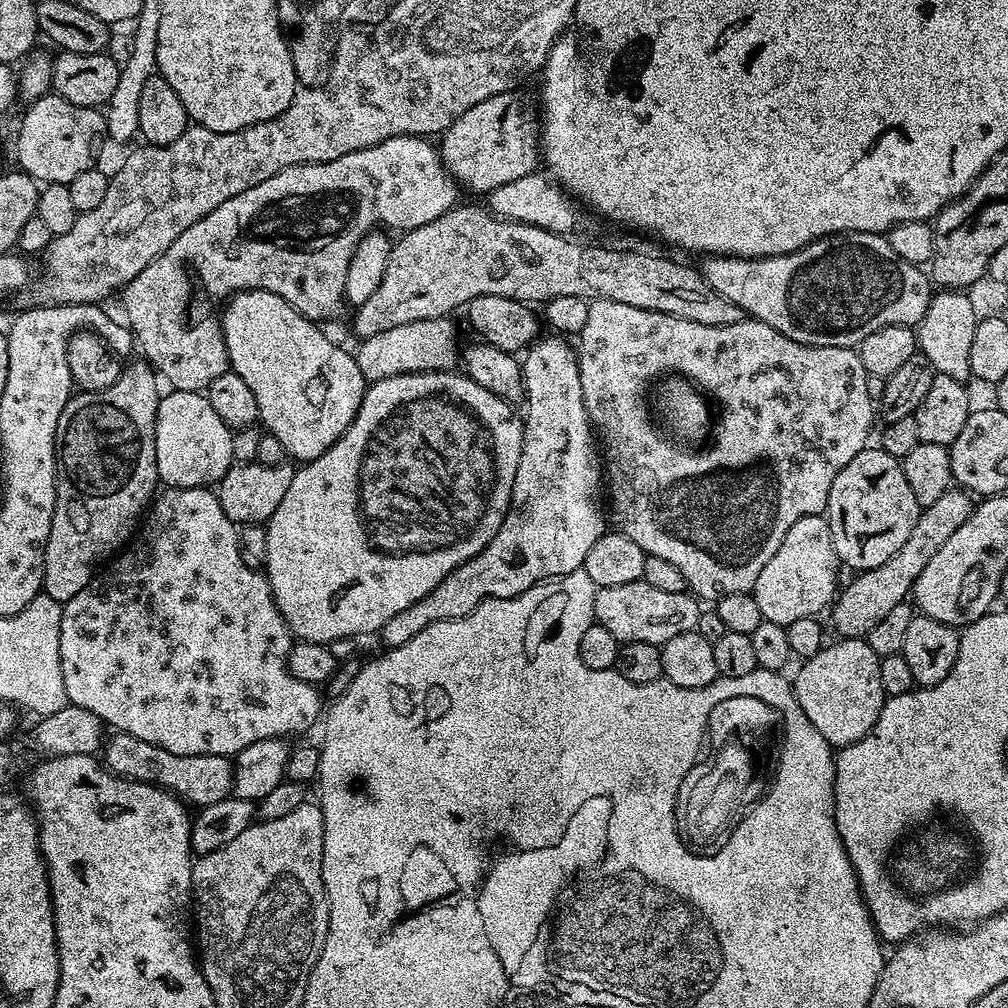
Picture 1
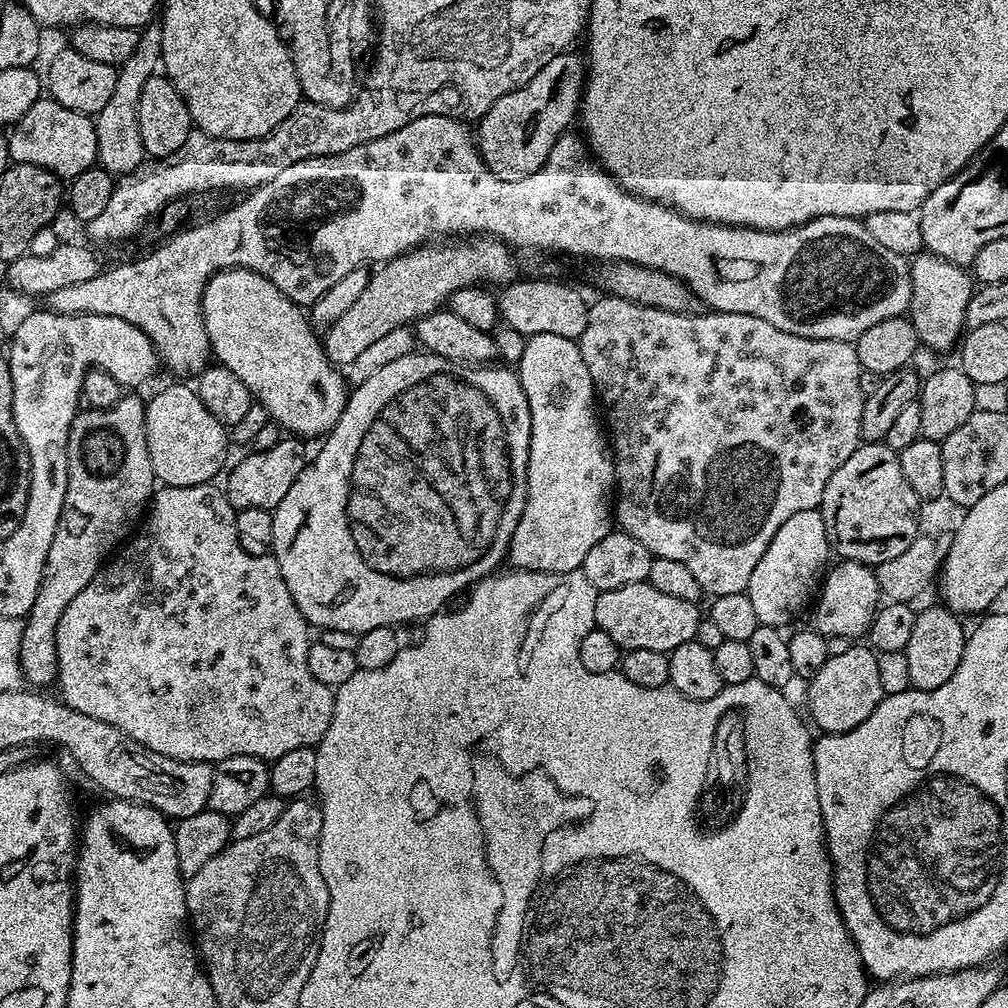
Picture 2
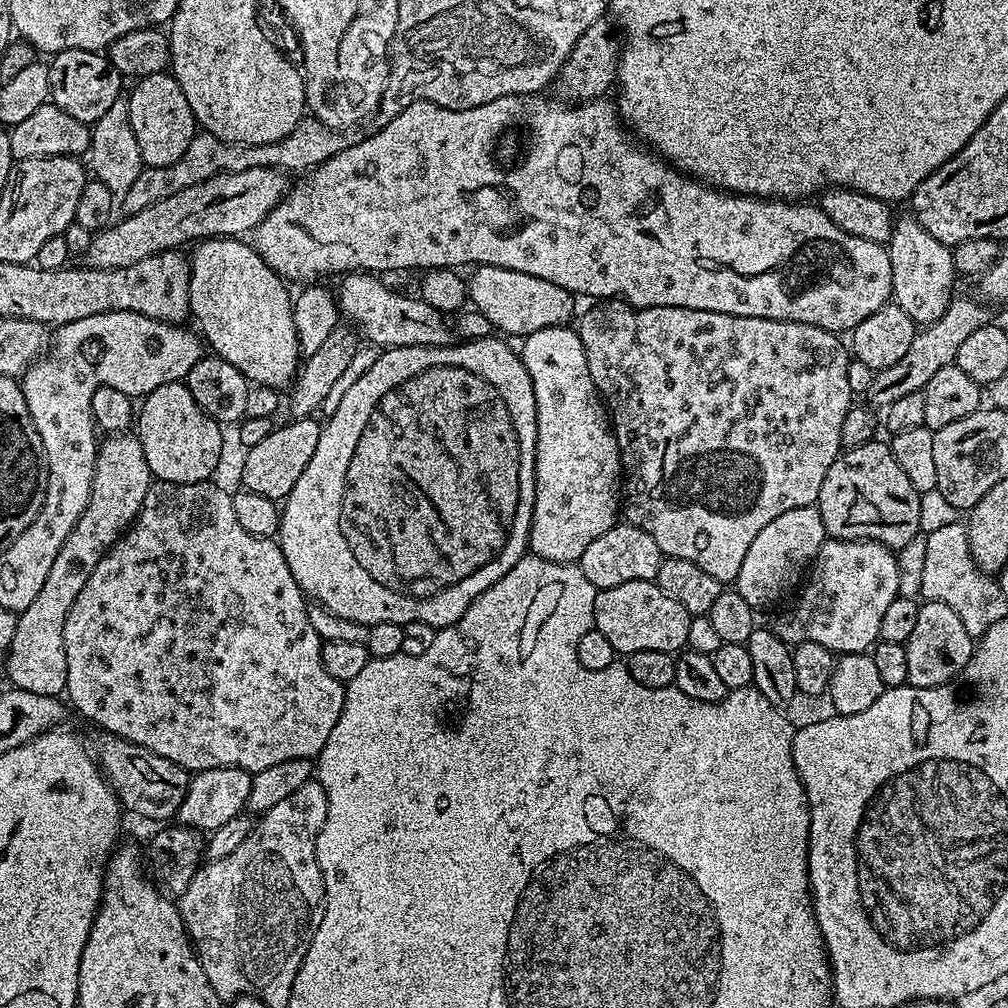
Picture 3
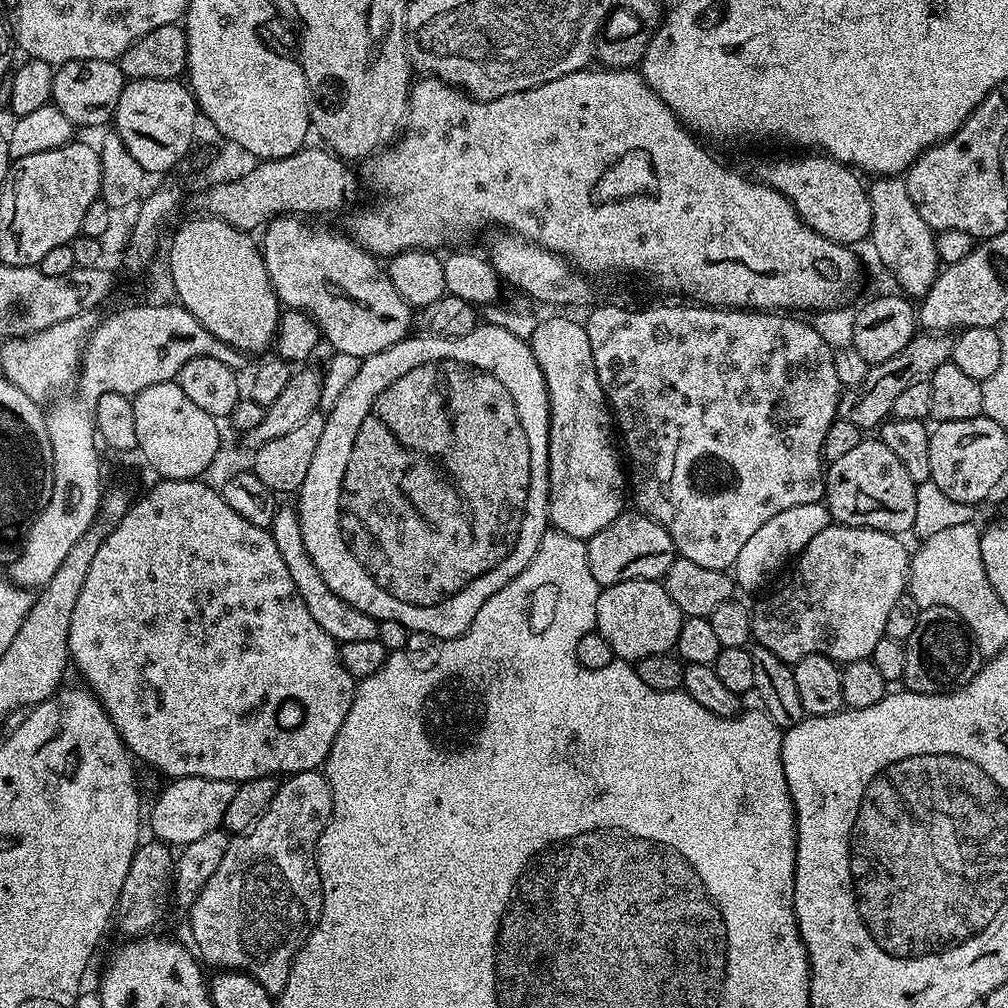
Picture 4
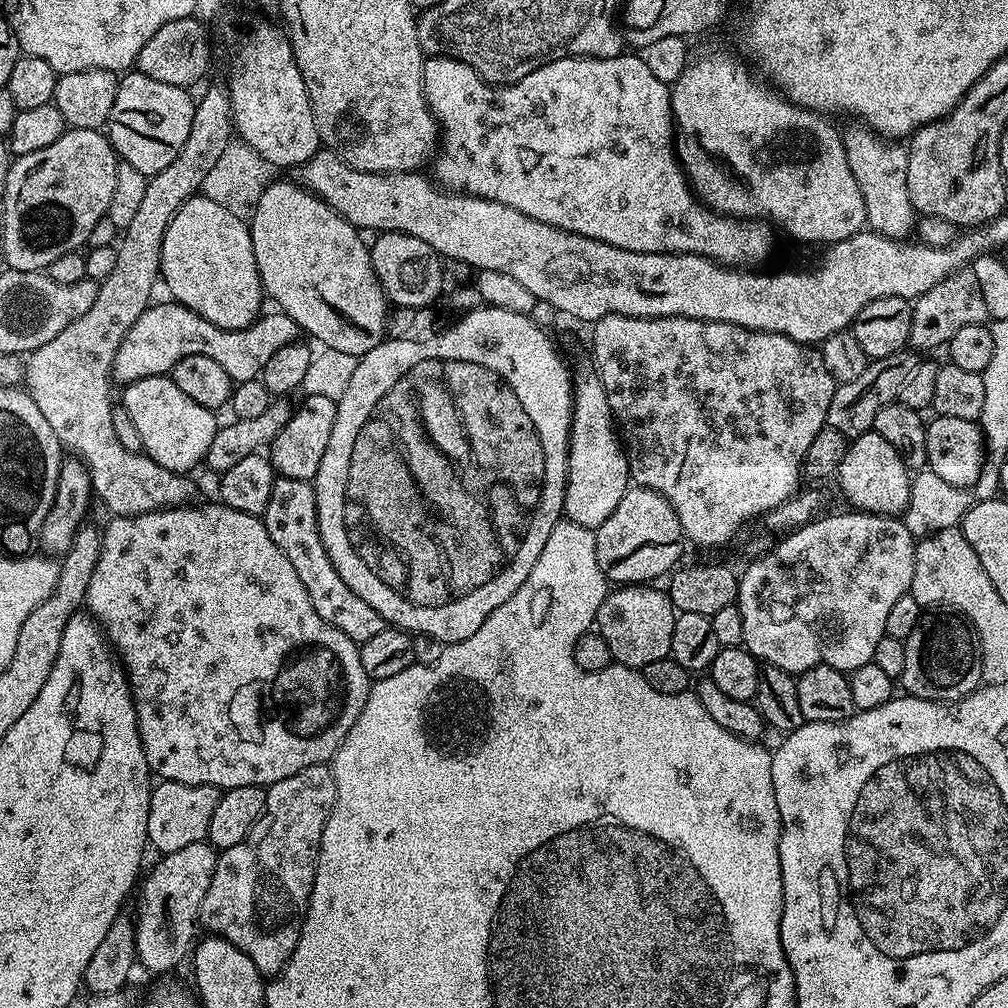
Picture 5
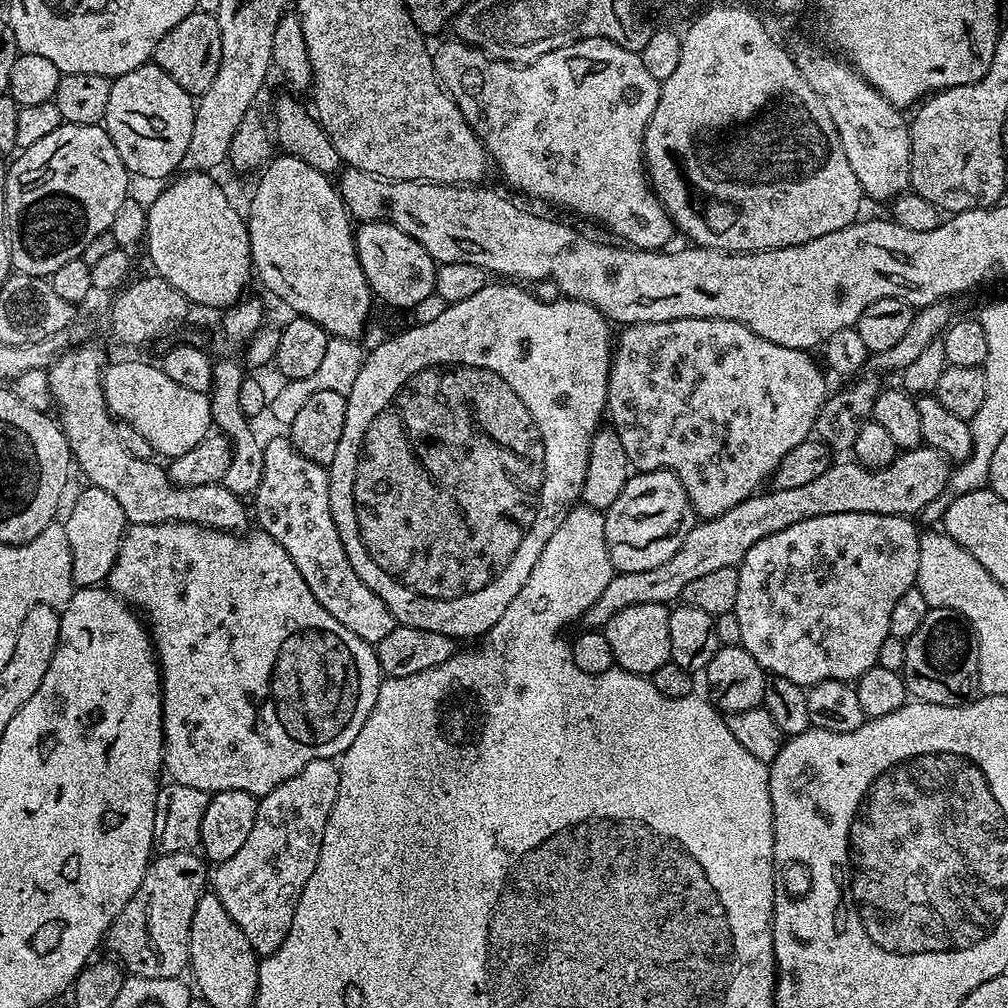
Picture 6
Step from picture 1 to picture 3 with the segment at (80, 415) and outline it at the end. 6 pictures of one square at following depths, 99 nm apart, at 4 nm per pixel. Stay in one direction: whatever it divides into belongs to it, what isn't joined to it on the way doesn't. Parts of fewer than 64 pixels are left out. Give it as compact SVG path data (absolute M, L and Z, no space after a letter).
M112 434L99 441L94 462L92 493L84 513L78 518L74 530L66 534L54 566L42 590L26 610L16 616L14 638L8 647L8 681L13 688L30 690L30 694L46 694L59 697L66 689L66 650L64 627L66 614L74 606L74 598L86 586L86 578L94 574L94 566L104 557L117 540L132 526L146 498L146 490L154 483L150 466L146 466L146 454L142 454L142 442L136 434Z

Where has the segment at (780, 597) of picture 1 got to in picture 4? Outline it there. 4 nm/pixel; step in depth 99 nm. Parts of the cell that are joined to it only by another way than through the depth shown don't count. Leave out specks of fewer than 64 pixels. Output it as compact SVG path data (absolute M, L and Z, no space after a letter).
M803 504L802 506L790 506L790 510L782 510L782 514L774 514L770 522L765 522L758 530L754 530L754 535L746 541L746 546L738 554L734 565L734 584L737 589L745 588L752 592L755 588L760 588L775 572L780 572L784 568L784 563L799 556L800 551L814 538L814 534L819 534L821 530L826 530L829 524L833 523L832 515L828 512L827 504Z

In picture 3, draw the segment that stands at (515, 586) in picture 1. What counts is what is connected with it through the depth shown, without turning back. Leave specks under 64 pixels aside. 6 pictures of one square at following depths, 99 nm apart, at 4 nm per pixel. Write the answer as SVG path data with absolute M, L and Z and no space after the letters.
M556 325L536 330L523 337L524 348L519 349L520 359L524 361L526 370L534 386L534 402L536 403L536 501L532 515L532 529L528 535L528 546L533 557L549 560L555 564L576 564L580 556L594 542L594 538L602 538L606 530L617 524L622 512L622 469L620 467L620 451L616 436L612 433L612 422L608 409L594 386L594 378L590 378L590 366L586 366L586 350L582 346L582 338L575 327Z

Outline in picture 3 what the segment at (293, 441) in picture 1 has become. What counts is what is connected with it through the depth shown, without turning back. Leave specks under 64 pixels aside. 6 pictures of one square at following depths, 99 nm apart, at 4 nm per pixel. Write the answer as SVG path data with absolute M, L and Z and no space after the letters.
M209 238L191 249L188 310L215 355L230 362L253 385L284 390L293 383L302 360L292 317L293 297L290 292L288 296L285 280L266 266L251 243L244 242L240 238Z

